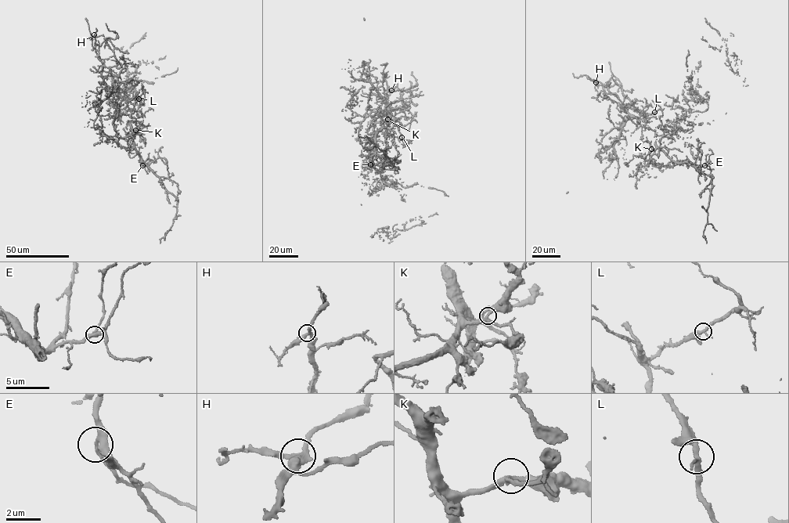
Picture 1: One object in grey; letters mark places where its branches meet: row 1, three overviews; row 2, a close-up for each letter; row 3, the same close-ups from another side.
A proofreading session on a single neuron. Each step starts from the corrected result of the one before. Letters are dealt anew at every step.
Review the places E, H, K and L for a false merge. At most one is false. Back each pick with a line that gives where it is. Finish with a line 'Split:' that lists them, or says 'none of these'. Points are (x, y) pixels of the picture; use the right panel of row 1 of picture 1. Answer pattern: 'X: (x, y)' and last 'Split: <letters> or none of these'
Split: none of these

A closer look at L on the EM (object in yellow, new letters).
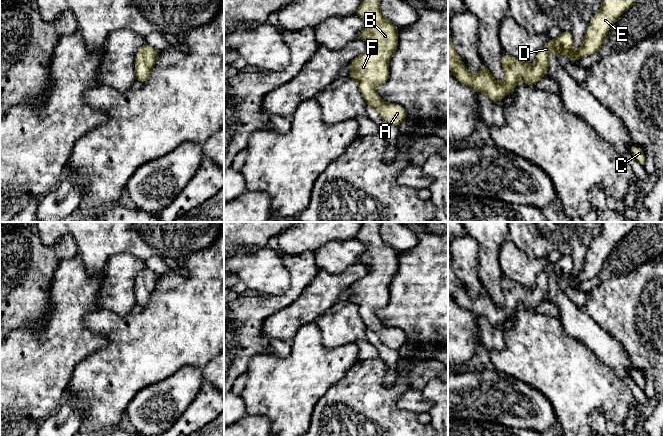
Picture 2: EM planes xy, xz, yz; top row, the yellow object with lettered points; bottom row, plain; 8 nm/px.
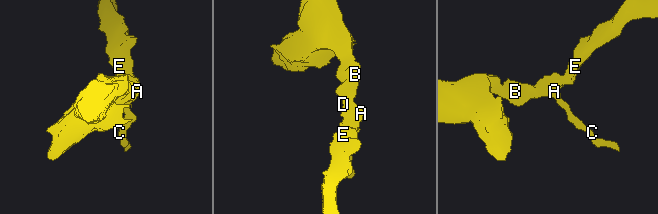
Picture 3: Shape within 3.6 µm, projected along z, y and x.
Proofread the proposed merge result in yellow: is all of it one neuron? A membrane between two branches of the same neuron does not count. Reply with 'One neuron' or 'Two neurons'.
One neuron

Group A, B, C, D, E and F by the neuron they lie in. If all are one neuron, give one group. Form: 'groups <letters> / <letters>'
groups A B C D E F

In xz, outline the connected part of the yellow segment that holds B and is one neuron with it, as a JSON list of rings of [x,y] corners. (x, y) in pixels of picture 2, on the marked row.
[[[362,0],[356,15],[365,21],[357,39],[369,43],[369,48],[349,64],[349,77],[359,86],[369,109],[376,110],[380,118],[392,126],[399,126],[406,118],[403,106],[386,103],[375,88],[389,78],[389,64],[398,46],[398,28],[388,23],[380,10],[380,0]]]

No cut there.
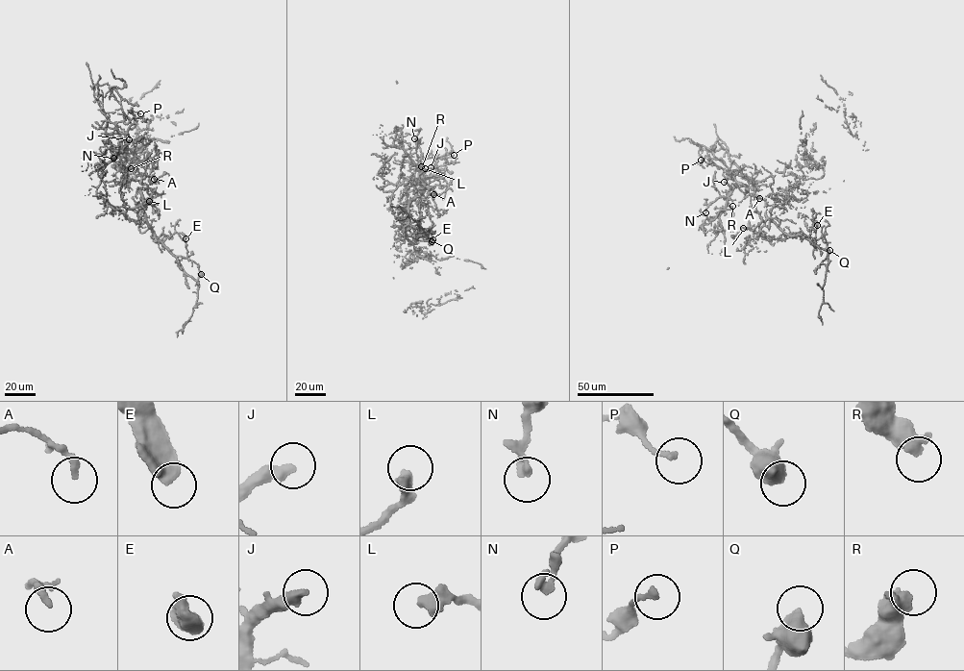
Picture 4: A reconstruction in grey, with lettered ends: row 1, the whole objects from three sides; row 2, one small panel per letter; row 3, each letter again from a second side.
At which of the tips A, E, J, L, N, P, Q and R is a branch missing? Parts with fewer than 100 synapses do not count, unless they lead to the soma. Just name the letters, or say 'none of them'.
J

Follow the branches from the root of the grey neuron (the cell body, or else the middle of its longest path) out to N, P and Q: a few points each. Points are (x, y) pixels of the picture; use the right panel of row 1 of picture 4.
N: (778, 199), (753, 196), (753, 182), (734, 169), (730, 173), (736, 183), (732, 189), (711, 202), (705, 212)
P: (778, 199), (753, 196), (753, 182), (735, 169), (731, 179), (721, 159), (705, 156), (701, 160)
Q: (778, 199), (766, 199), (765, 216), (785, 233), (803, 235), (815, 247), (826, 248), (828, 258), (829, 250)

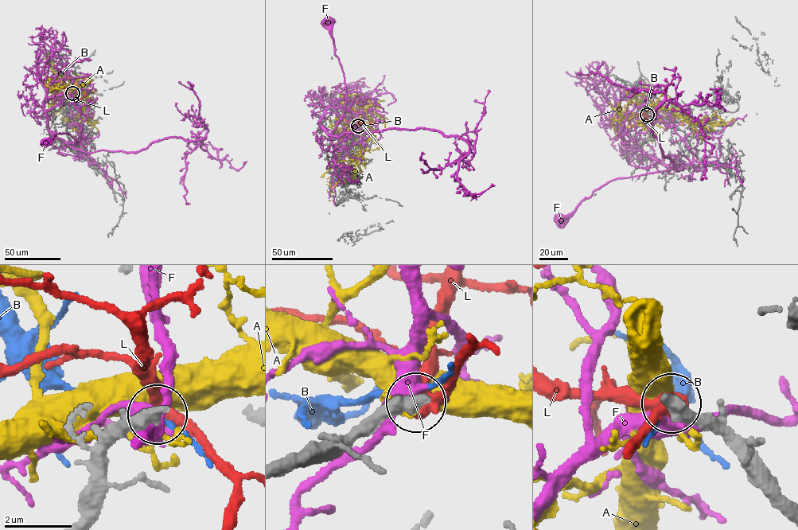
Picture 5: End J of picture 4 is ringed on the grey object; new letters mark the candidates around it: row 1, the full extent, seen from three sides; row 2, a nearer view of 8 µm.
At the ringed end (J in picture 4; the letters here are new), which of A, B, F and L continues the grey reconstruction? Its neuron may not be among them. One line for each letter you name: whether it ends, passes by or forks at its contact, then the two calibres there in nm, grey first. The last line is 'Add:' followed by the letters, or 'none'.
L: it passes by; calibres 480 and 480 nm
Add: L

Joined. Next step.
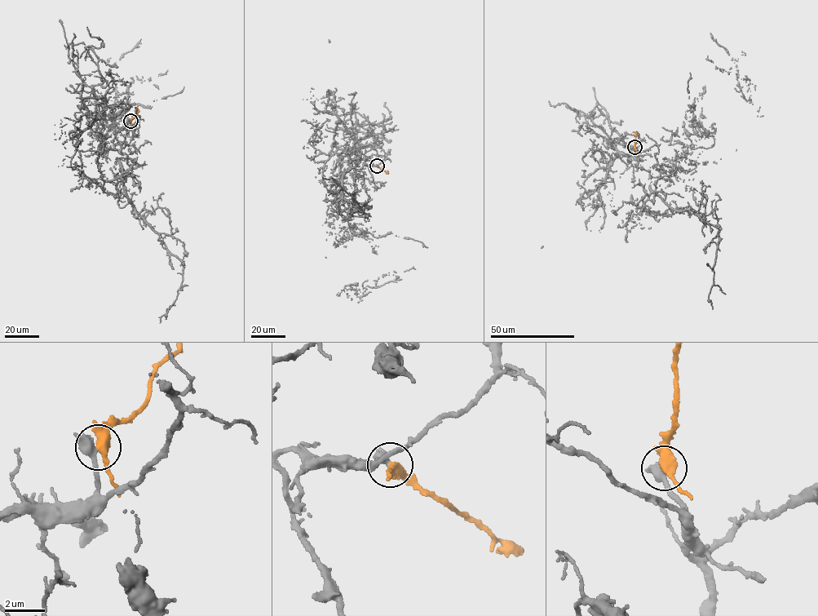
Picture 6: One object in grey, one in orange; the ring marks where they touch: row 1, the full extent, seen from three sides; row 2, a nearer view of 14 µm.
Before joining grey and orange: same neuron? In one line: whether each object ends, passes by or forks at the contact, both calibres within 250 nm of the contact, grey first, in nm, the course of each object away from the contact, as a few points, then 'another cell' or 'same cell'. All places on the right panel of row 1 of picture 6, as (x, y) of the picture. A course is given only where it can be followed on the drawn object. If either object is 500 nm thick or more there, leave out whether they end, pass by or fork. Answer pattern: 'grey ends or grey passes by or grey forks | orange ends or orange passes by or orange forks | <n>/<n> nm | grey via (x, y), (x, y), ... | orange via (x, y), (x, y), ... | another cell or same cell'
grey passes by | orange forks | 360/380 nm | grey via (634, 148), (636, 167), (669, 179), (696, 134), (685, 113), (705, 86), (724, 70), (745, 81), (709, 33) | orange via (634, 147), (636, 136), (633, 131) | same cell

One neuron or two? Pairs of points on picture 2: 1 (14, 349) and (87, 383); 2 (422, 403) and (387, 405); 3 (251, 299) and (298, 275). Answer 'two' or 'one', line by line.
1: two
2: two
3: one

